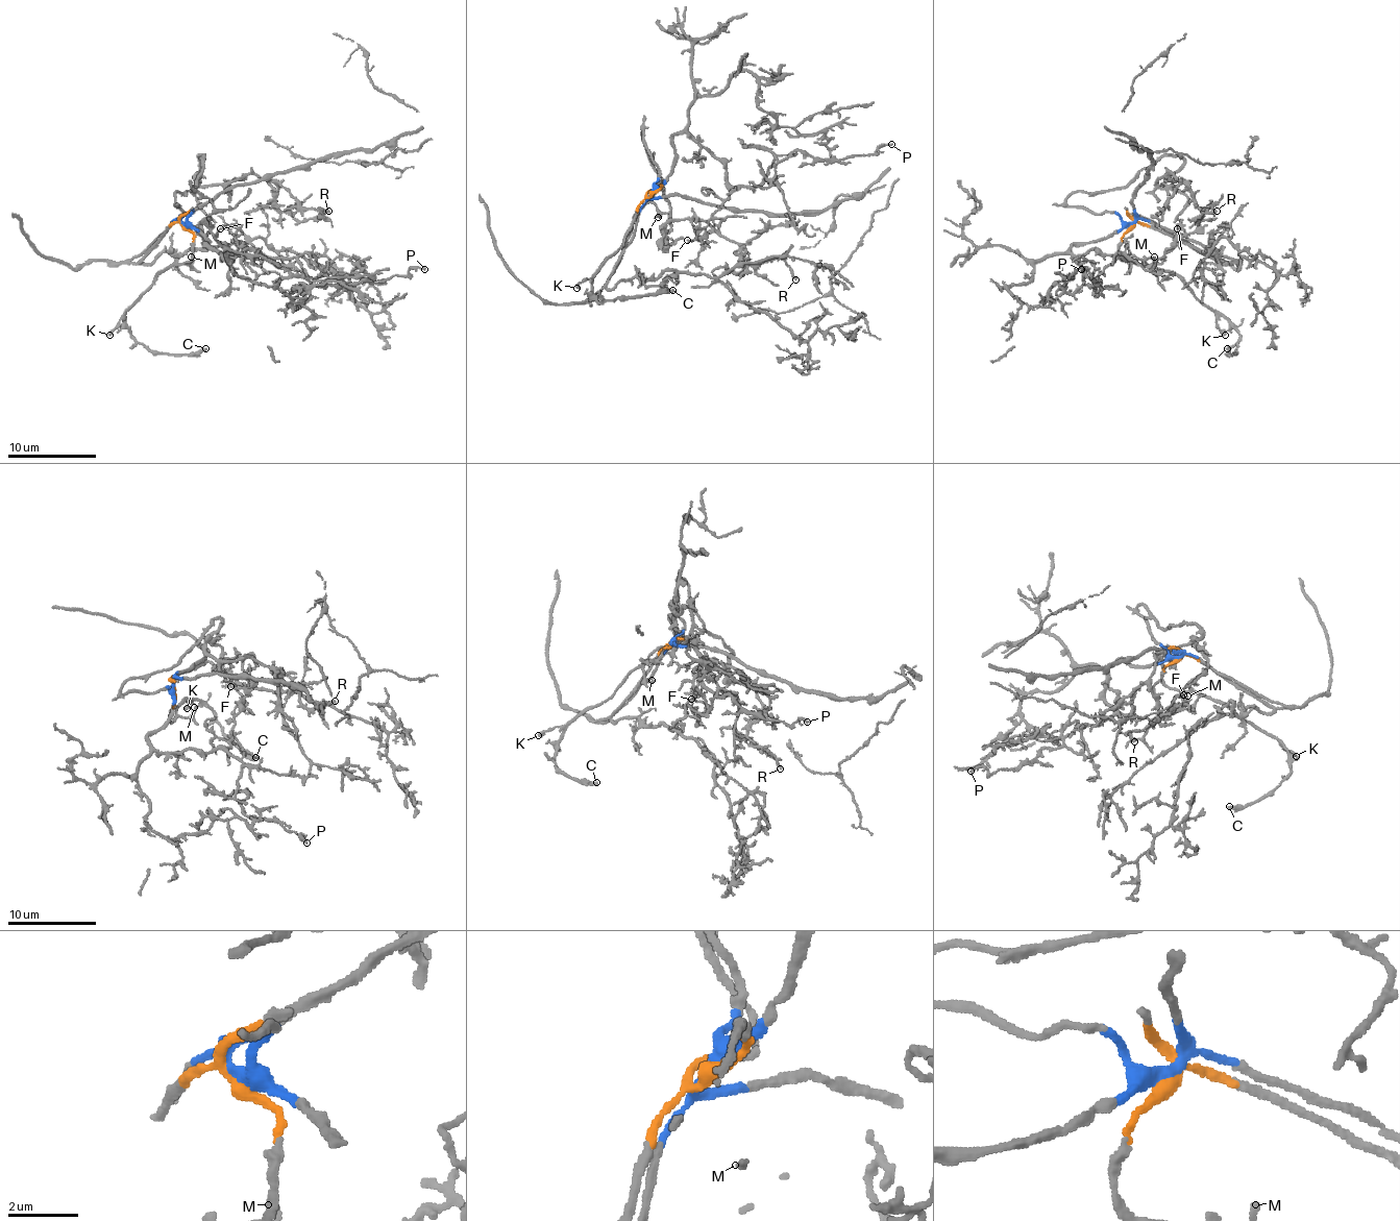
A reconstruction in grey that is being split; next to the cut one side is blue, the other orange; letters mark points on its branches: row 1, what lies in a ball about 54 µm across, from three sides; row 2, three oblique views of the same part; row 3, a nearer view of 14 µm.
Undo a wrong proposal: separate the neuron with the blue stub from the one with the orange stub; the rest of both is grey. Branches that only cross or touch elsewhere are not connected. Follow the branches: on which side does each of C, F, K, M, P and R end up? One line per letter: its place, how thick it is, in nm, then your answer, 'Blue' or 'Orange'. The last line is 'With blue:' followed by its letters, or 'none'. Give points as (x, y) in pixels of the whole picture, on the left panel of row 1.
C: Place: (205, 348). Thickness 240 nm. Orange
F: Place: (220, 228). Thickness 110 nm. Blue
K: Place: (109, 335). Thickness 280 nm. Orange
M: Place: (191, 257). Thickness 120 nm. Orange
P: Place: (424, 269). Thickness 180 nm. Blue
R: Place: (328, 211). Thickness 220 nm. Blue
With blue: F, P, R

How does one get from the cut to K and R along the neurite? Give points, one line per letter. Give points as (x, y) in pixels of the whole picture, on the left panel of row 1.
K: (181, 225), (193, 234), (193, 258), (162, 271), (108, 336)
R: (181, 225), (197, 156), (201, 186), (248, 174), (298, 220), (327, 212)

